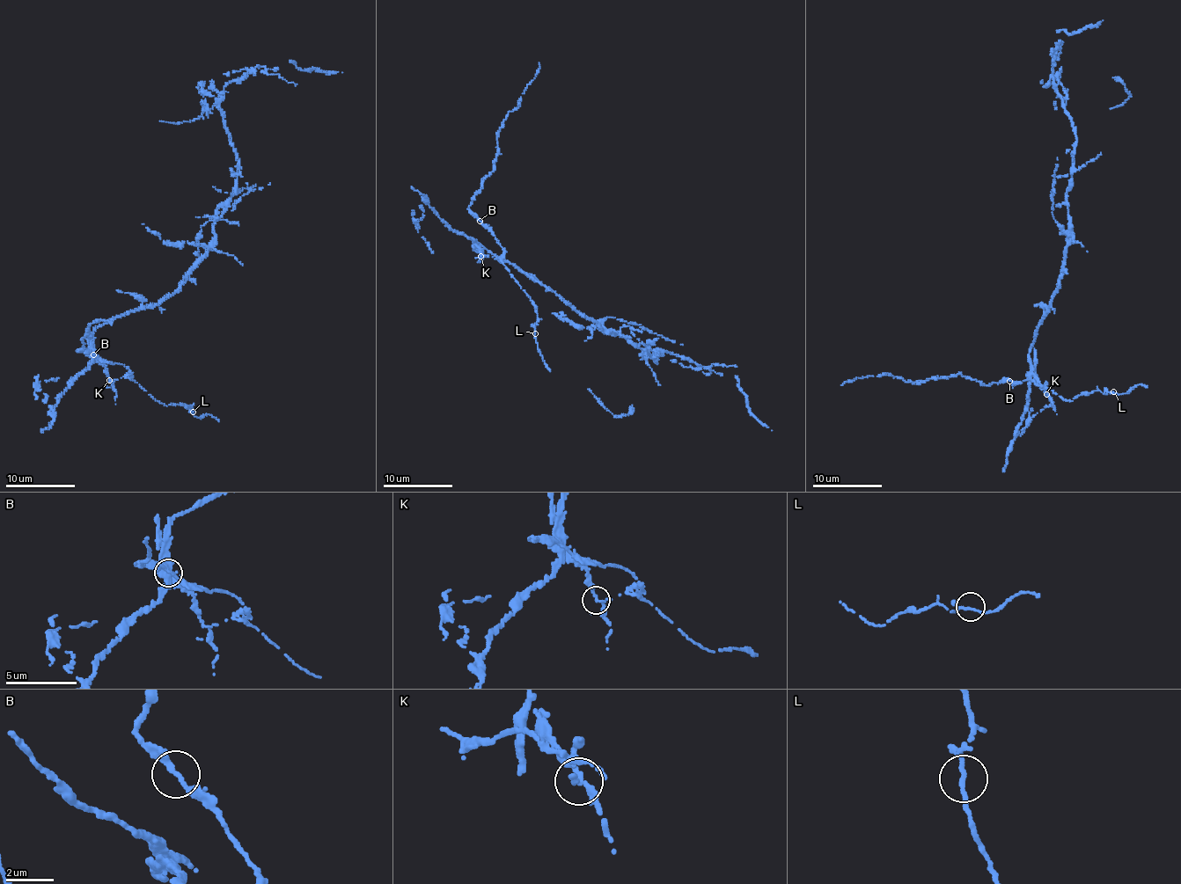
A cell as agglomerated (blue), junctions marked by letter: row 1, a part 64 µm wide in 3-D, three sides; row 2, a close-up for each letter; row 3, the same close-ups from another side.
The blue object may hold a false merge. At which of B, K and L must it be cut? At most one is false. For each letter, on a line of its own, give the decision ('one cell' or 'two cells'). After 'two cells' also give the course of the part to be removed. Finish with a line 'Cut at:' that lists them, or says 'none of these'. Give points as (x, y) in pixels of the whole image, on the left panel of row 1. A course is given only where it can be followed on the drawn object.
B: one cell
K: two cells; course (109, 380), (93, 331), (179, 288), (231, 196), (227, 84), (289, 62), (342, 72)
L: one cell
Cut at: K

